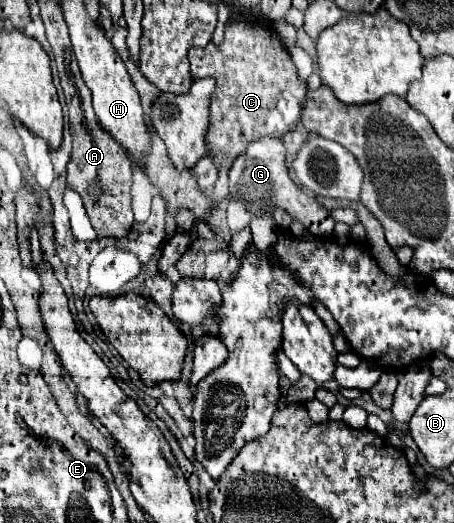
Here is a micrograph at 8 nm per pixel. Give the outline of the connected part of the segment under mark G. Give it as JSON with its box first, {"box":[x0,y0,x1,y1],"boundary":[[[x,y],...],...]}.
{"box":[229,137,335,239],"boundary":[[[263,137],[259,141],[253,141],[253,145],[249,145],[245,149],[245,153],[241,153],[231,169],[229,169],[229,191],[233,199],[239,199],[249,213],[253,215],[263,215],[263,213],[273,213],[277,207],[281,207],[283,211],[287,211],[293,219],[301,221],[303,227],[313,235],[313,237],[321,237],[327,239],[329,233],[333,233],[335,221],[331,217],[329,221],[329,211],[325,211],[315,197],[305,195],[289,177],[287,165],[285,165],[285,145],[281,139],[273,139],[273,137]]]}

